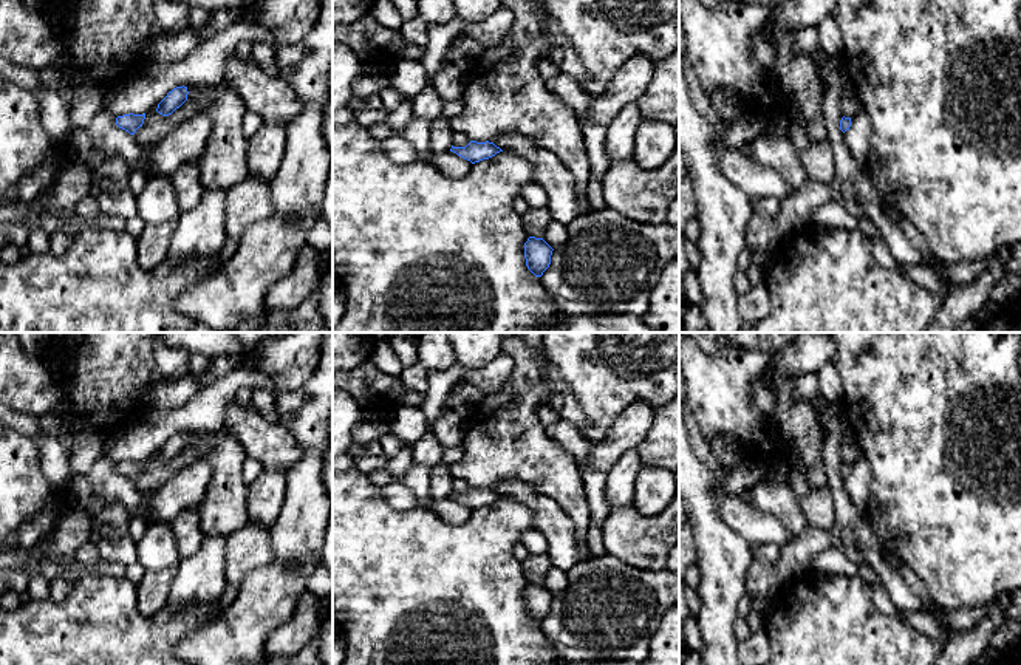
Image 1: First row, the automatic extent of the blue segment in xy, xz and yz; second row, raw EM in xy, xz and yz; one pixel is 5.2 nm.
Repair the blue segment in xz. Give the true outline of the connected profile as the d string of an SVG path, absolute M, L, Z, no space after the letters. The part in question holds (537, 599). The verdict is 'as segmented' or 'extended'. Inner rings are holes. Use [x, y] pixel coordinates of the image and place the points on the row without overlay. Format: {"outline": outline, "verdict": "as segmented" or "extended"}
{"outline": "M529 583L524 589L526 612L535 623L541 623L549 614L552 597L543 585Z", "verdict": "as segmented"}

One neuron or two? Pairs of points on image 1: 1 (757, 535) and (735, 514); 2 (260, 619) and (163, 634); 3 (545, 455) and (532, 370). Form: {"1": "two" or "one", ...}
{"1": "one", "2": "two", "3": "one"}

